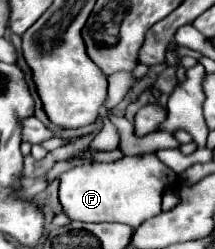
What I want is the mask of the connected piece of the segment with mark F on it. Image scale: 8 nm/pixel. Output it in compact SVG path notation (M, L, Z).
M155 152L123 156L115 162L81 164L61 174L59 202L71 220L121 222L137 228L141 222L161 214L161 198L167 188L179 188L179 176L165 166Z

